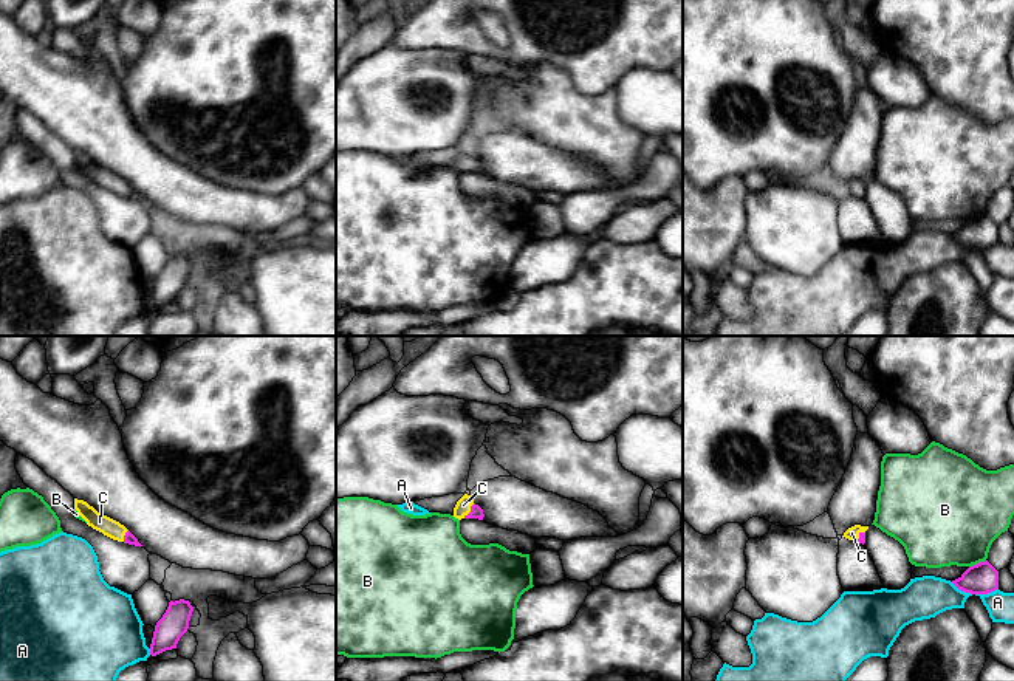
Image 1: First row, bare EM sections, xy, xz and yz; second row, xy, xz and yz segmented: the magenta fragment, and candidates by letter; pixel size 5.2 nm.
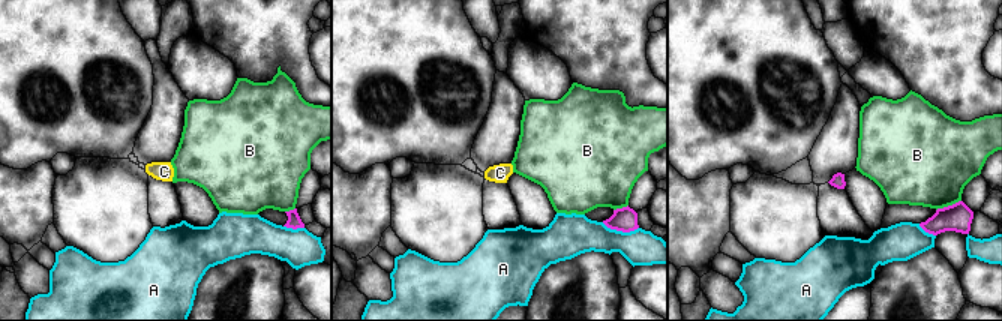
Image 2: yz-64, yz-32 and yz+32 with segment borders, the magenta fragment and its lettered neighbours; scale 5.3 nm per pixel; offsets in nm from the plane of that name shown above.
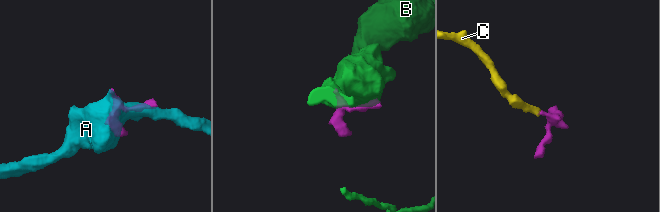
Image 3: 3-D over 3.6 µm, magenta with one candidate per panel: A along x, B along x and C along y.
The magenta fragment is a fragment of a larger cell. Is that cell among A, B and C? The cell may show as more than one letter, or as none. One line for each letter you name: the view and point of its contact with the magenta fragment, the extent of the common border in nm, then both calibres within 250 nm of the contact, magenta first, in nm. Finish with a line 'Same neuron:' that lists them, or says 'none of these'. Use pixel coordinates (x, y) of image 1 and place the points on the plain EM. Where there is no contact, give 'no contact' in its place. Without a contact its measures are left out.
C: xz (471, 164) | 100 nm | 60/80 nm
Same neuron: C

